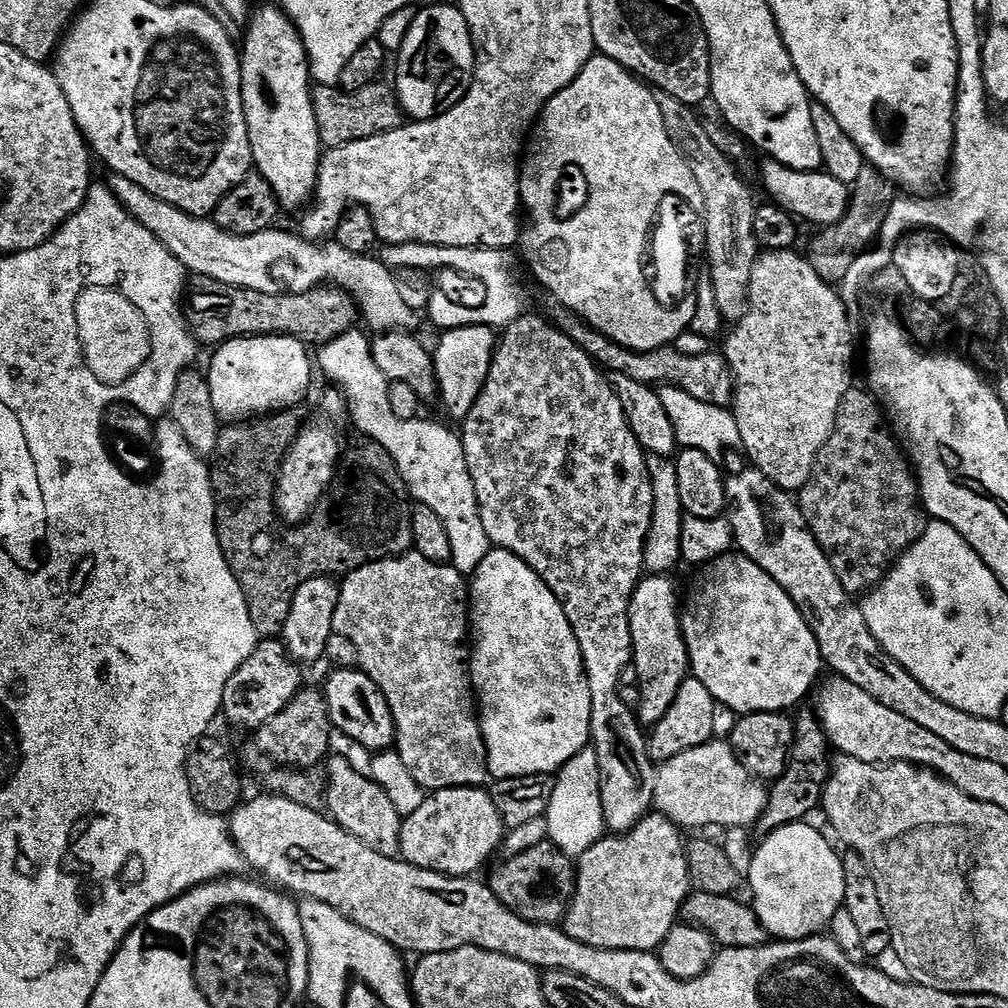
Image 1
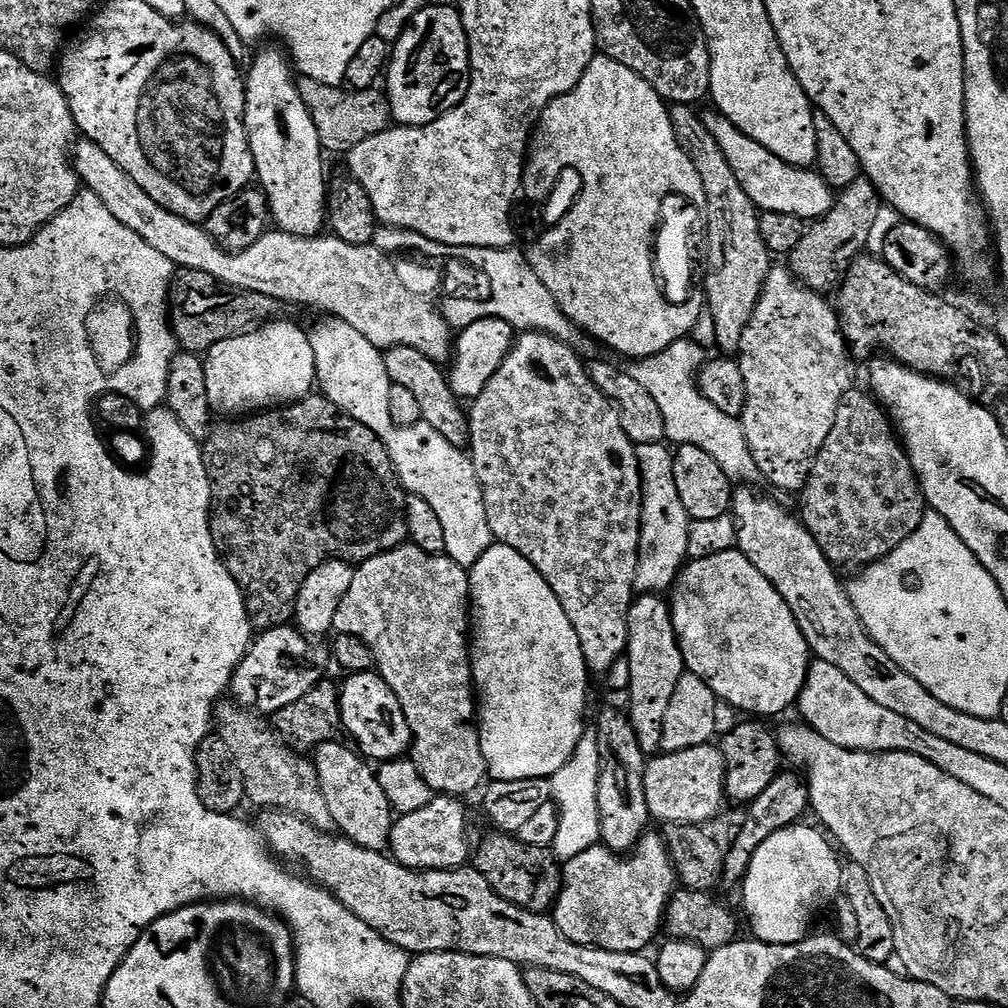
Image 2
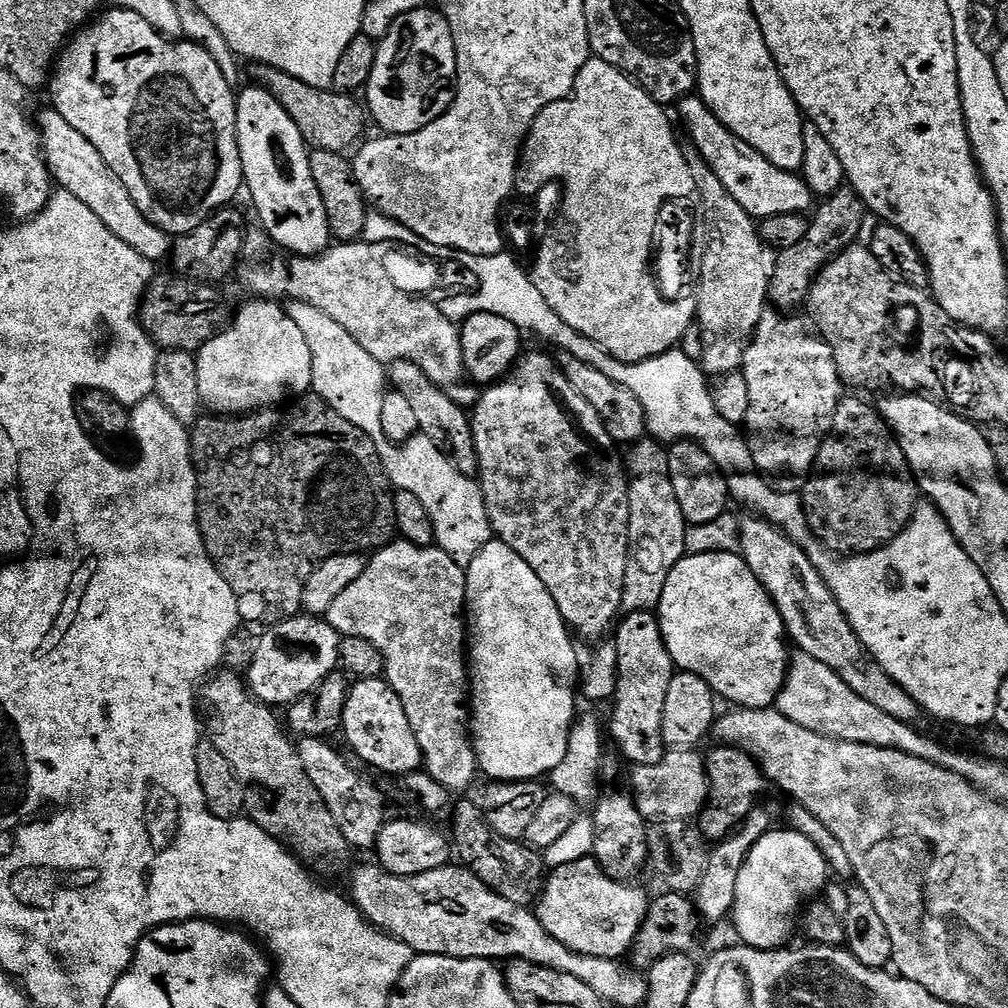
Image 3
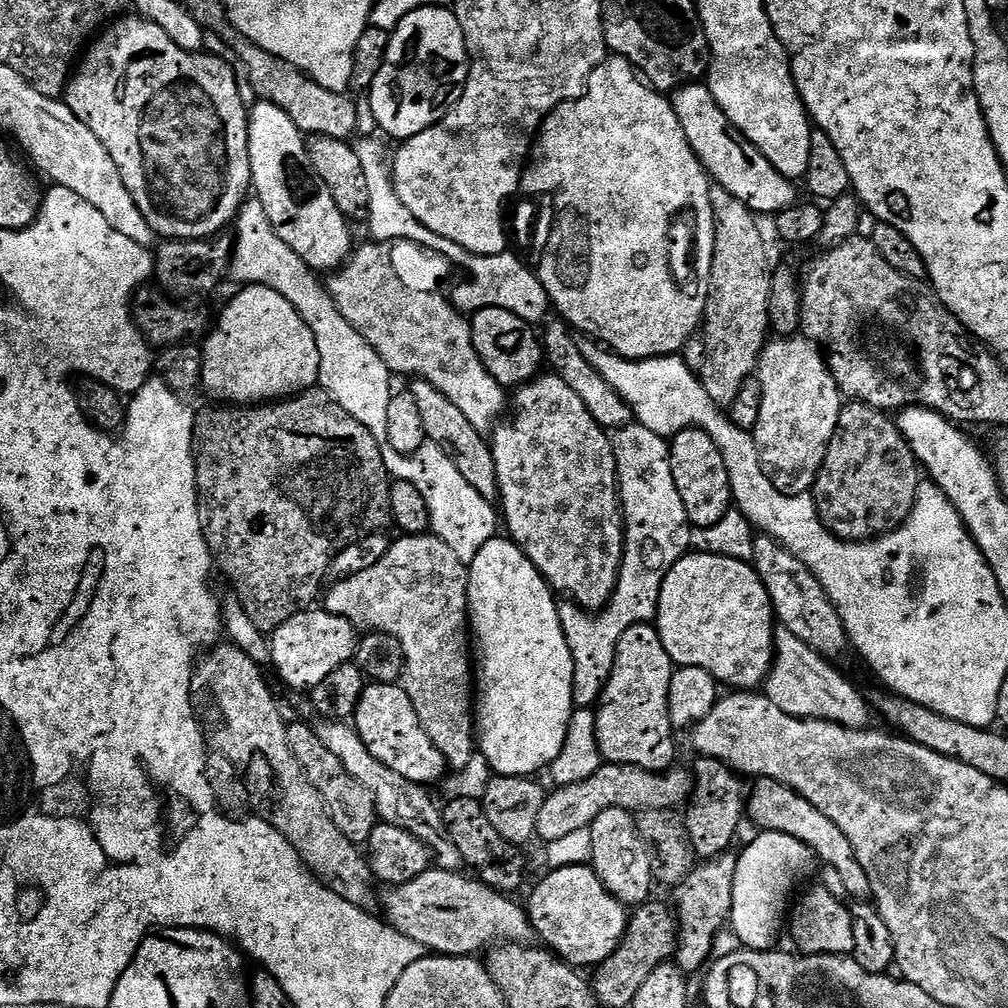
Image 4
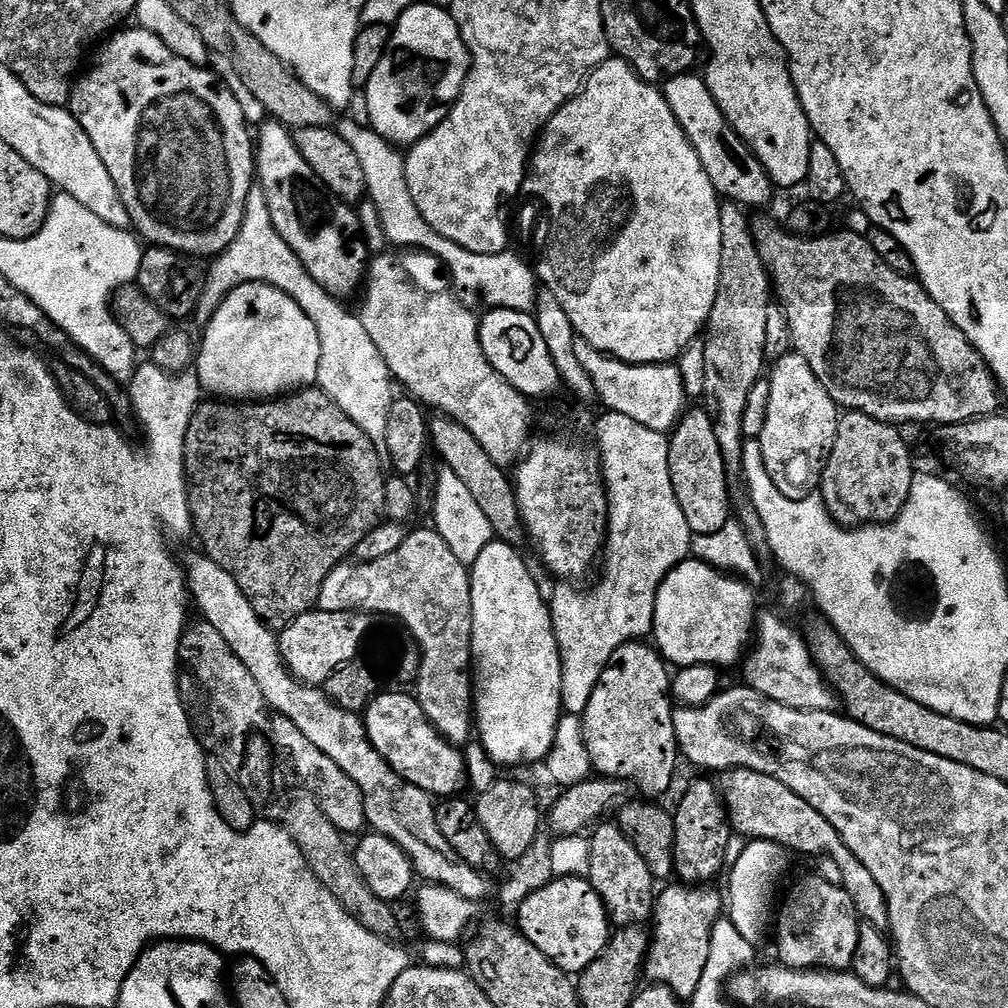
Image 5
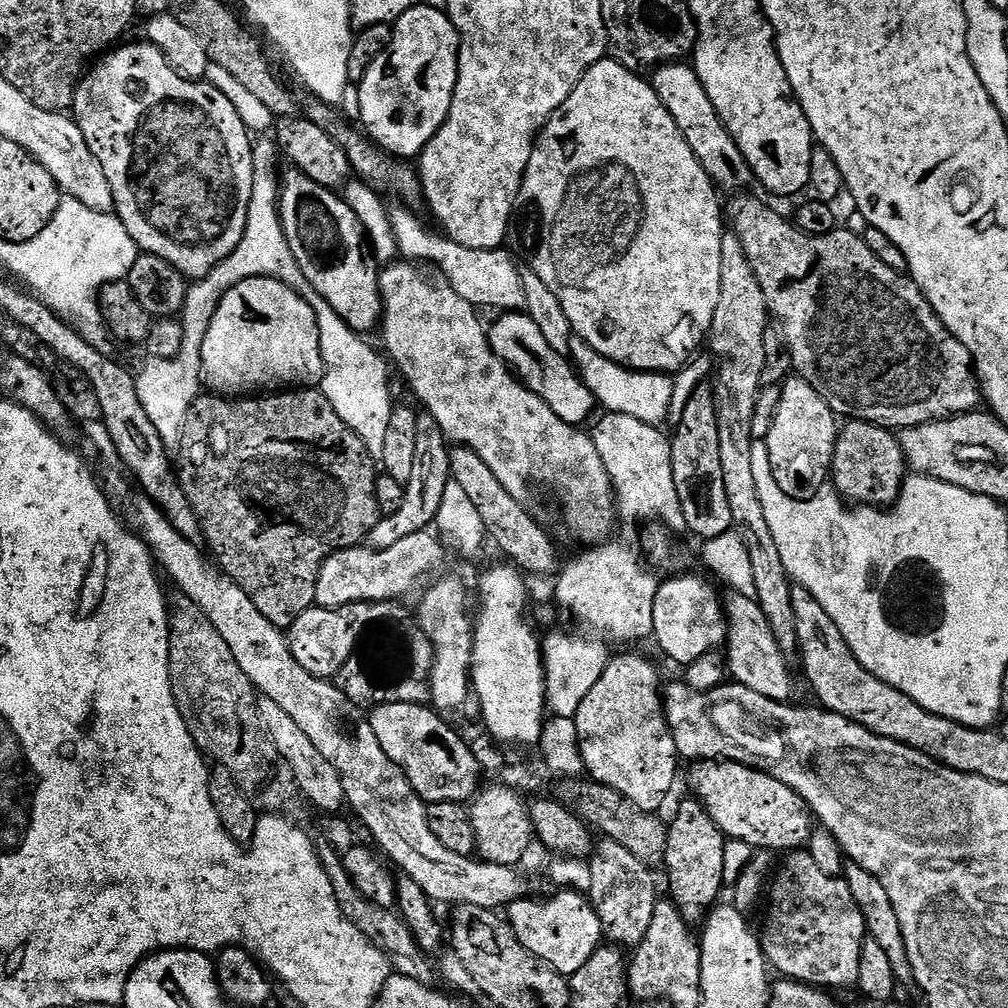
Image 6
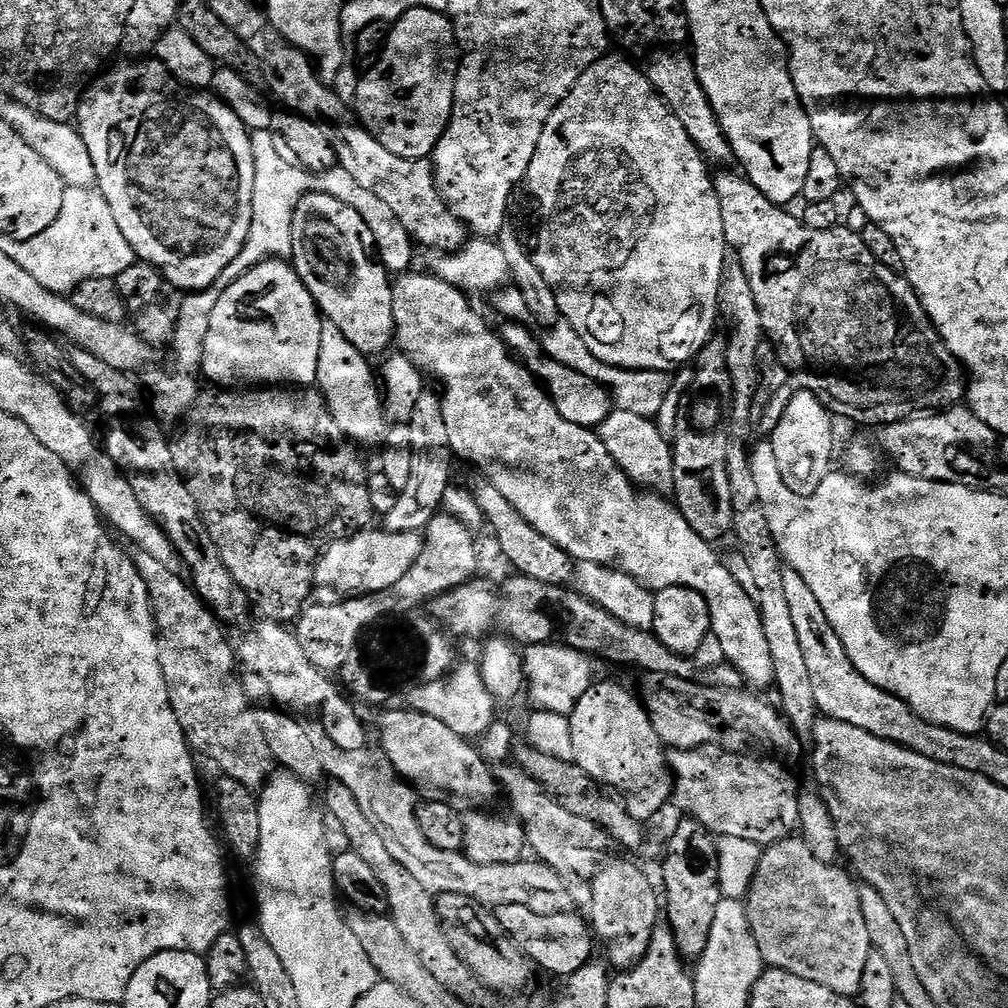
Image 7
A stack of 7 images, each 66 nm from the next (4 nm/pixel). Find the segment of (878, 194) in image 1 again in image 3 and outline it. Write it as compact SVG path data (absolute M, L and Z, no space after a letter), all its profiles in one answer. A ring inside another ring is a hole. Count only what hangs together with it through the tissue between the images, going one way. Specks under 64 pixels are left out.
M845 186L833 196L827 197L820 209L815 209L816 217L811 217L806 238L797 242L795 246L779 249L776 265L774 266L774 278L772 279L772 291L770 300L773 305L781 308L781 313L792 314L800 303L809 299L812 285L816 283L816 277L824 271L836 256L842 254L847 248L852 247L861 239L860 231L864 228L864 216L866 217L866 203L863 197L851 186Z

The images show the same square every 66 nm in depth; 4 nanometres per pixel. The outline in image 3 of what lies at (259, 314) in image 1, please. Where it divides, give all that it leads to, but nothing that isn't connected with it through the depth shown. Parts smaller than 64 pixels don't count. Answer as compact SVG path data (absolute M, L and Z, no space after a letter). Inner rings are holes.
M179 274L157 275L140 301L139 320L161 349L170 352L199 352L206 342L223 332L230 323L230 311L219 287L187 280Z

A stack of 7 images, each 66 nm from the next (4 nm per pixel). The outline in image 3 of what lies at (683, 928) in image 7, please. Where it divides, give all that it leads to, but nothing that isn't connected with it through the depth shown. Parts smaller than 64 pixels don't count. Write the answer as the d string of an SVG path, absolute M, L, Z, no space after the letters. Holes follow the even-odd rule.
M716 746L712 753L707 753L706 763L710 806L700 813L698 827L705 840L719 842L727 840L757 807L761 799L759 796L764 792L766 777L756 757L735 746Z

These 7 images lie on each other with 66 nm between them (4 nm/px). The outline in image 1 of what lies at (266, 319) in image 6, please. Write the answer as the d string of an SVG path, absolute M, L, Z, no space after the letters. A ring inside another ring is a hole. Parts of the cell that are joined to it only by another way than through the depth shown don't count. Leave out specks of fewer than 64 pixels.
M243 336L228 340L213 352L206 375L214 410L225 425L295 409L312 384L314 360L308 357L309 345L289 336Z

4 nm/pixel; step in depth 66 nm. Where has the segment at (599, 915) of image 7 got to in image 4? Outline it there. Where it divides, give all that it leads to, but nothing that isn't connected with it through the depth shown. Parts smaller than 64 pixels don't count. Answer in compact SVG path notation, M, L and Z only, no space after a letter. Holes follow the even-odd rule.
M625 808L602 810L602 814L594 818L588 833L592 843L590 867L596 871L608 893L625 906L647 904L653 895L654 865L648 845L636 829L636 816Z

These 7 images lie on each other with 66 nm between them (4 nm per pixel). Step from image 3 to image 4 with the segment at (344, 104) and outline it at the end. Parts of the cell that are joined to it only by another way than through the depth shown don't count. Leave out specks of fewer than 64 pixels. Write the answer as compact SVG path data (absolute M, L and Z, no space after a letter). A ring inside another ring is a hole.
M236 34L233 37L230 47L233 57L240 59L239 71L263 103L284 110L290 116L290 122L294 122L294 126L298 126L298 130L308 136L329 136L339 140L356 136L356 101L351 95L326 90L290 62L262 50L244 36Z

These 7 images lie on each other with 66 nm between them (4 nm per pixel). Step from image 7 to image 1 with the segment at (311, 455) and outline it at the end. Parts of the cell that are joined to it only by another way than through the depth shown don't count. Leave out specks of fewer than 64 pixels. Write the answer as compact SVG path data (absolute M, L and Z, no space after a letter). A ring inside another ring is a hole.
M285 410L269 414L263 418L253 419L251 422L221 427L214 457L216 465L213 463L210 468L212 491L216 493L216 533L218 534L218 542L222 546L230 570L242 586L250 610L250 618L256 627L257 637L260 638L275 637L283 629L286 618L290 614L290 606L294 602L294 594L298 590L298 586L302 586L302 582L306 582L315 576L340 578L347 573L358 570L364 564L373 564L375 560L387 560L393 556L403 556L405 552L412 548L412 506L414 501L408 487L404 485L404 479L400 476L398 466L390 458L390 454L382 446L378 446L373 440L367 438L357 439L357 444L352 444L349 448L347 445L343 449L340 467L336 470L336 478L332 481L331 488L328 489L324 499L317 502L315 510L308 515L304 523L293 526L281 520L280 514L276 510L276 478L280 465L284 463L284 457L288 454L288 449L292 447L292 443L296 440L296 435L299 434L302 427L302 419L300 420L298 413L299 411L296 410Z

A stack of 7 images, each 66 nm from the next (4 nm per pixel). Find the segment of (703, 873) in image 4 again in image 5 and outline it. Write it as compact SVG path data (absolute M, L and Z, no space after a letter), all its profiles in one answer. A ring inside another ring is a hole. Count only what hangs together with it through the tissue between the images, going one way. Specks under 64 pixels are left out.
M675 882L675 883L676 884L669 883L667 886L664 886L664 887L669 886L669 888L664 888L664 889L661 890L661 892L660 892L660 889L659 889L658 895L655 897L654 911L653 911L651 917L650 917L650 943L649 943L649 946L648 946L648 956L644 960L643 975L645 977L647 977L647 979L649 981L651 981L651 983L653 983L653 984L666 984L666 985L668 985L668 987L672 989L673 994L676 995L679 998L680 1001L682 1001L682 1002L691 1002L691 1000L694 998L694 994L698 990L698 982L702 982L702 973L706 971L706 962L710 958L710 934L714 934L714 926L717 924L717 922L720 919L722 919L722 913L725 911L725 908L726 908L726 900L725 900L725 897L722 895L721 889L720 889L720 892L719 892L719 890L716 889L716 886L689 886L689 885L687 885L683 882Z

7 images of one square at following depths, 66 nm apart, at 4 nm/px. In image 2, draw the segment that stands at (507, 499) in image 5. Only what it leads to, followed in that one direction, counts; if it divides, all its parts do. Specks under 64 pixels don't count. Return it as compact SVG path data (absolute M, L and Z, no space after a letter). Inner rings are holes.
M394 346L384 352L386 374L390 374L393 384L406 386L410 395L416 399L422 409L422 421L427 427L438 430L446 442L450 442L460 449L467 449L469 413L465 405L452 393L452 386L448 383L445 369L435 364L422 350L413 350L410 346ZM464 407L464 408L463 408Z

